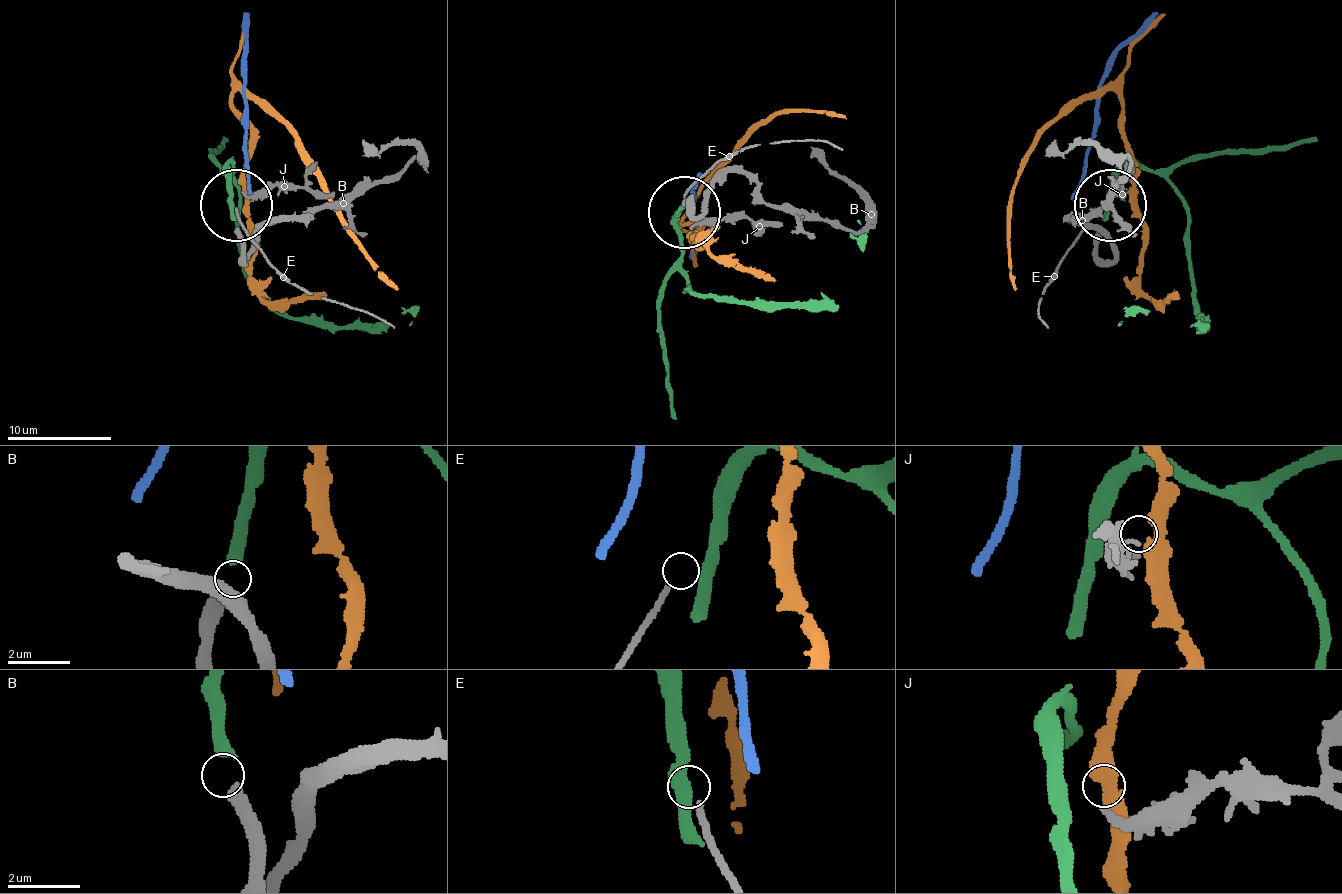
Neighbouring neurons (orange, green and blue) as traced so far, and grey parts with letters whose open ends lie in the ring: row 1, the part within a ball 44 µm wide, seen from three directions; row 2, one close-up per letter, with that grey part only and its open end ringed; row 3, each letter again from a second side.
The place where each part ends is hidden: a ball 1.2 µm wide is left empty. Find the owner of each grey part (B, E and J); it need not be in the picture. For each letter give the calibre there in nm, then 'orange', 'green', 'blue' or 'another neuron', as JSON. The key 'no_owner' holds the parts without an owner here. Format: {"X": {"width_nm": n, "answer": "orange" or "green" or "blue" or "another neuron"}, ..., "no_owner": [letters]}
{"B": {"width_nm": 400, "answer": "green"}, "E": {"width_nm": 170, "answer": "another neuron"}, "J": {"width_nm": 200, "answer": "orange"}, "no_owner": ["E"]}

